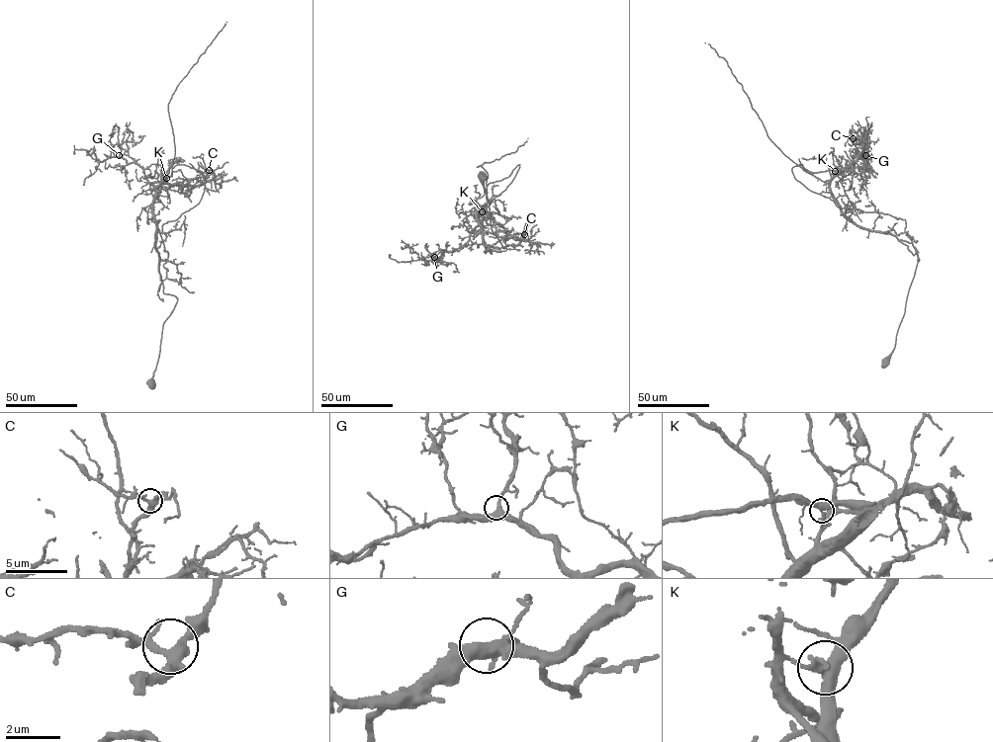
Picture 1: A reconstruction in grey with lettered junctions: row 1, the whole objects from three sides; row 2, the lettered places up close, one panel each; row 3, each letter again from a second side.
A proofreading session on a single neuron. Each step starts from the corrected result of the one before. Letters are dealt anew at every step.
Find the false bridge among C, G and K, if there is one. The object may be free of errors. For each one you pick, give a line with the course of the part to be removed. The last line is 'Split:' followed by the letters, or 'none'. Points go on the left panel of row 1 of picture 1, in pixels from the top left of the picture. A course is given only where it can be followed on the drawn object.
K: foreign part runs (166, 178), (185, 164), (204, 177), (198, 204), (163, 223), (160, 235), (166, 277), (194, 291)
Split: K

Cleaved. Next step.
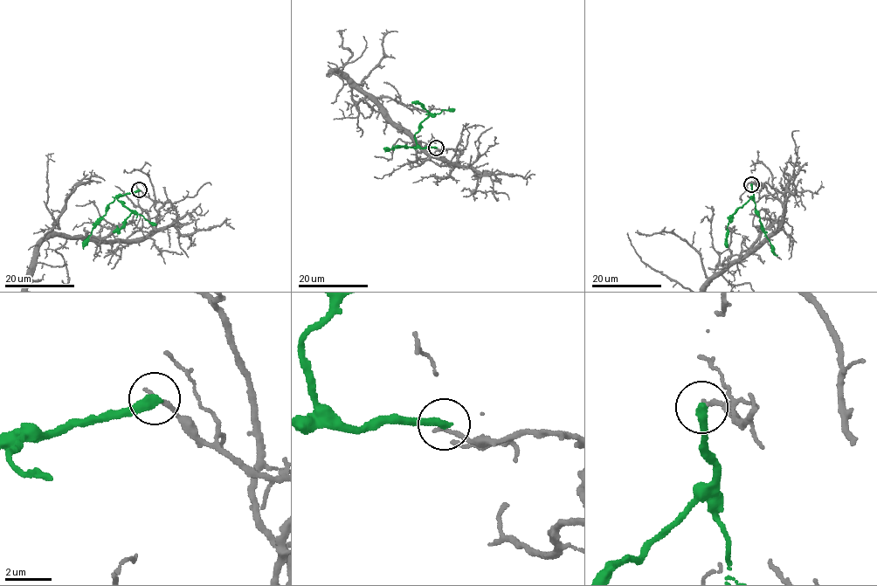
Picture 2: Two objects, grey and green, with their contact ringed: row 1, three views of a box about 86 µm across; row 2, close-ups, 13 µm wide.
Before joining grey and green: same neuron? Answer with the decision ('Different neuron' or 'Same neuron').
Different neuron

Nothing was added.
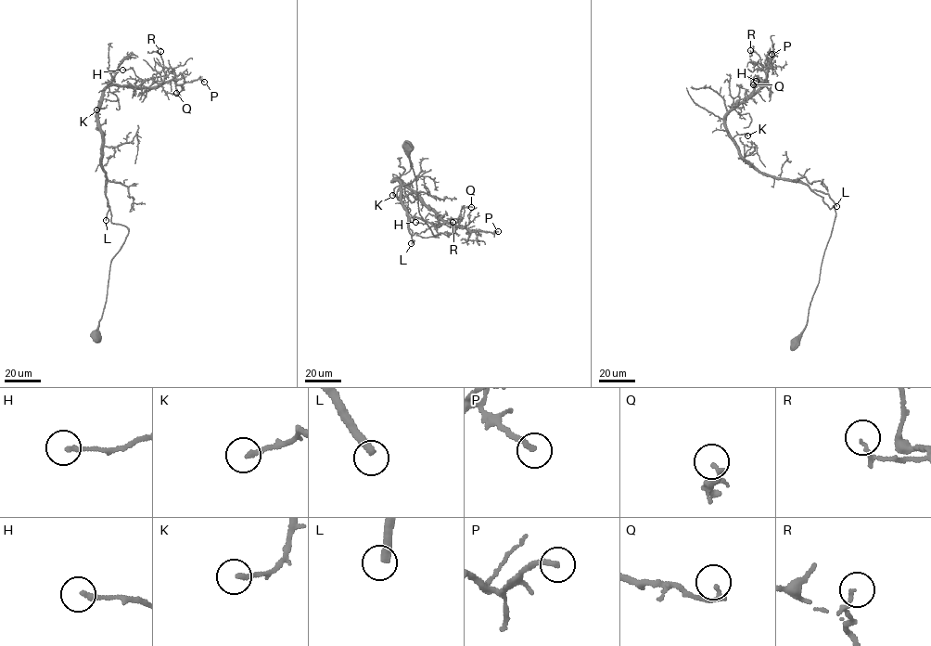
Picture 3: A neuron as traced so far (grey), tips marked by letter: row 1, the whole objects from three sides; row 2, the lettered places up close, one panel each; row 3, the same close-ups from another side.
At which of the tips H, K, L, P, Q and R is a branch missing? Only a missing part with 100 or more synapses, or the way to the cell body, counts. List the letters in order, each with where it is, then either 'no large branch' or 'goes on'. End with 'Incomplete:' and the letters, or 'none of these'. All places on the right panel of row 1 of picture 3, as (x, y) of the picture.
H: place (756, 81); no large branch
K: place (747, 135); no large branch
L: place (836, 206); goes on
P: place (771, 54); no large branch
Q: place (753, 84); no large branch
R: place (750, 50); no large branch
Incomplete: L

